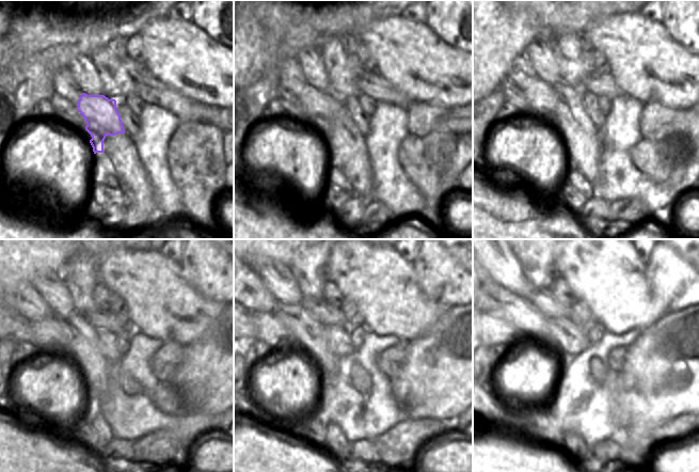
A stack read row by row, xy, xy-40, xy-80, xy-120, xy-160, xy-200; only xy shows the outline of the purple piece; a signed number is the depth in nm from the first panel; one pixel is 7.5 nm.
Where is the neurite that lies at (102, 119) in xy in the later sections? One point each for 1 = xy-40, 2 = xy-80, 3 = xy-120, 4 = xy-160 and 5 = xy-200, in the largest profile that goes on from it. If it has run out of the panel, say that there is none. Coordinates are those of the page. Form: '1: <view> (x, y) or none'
1: xy-40 (319, 106)
2: xy-80 (540, 95)
3: xy-120 (56, 332)
4: xy-160 (270, 329)
5: xy-200 (494, 331)

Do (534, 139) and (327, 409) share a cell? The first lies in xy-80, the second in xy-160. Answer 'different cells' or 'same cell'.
different cells

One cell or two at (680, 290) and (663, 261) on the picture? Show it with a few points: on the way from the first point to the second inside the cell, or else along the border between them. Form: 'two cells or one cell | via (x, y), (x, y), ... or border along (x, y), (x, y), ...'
one cell | via (674, 283), (665, 268)

